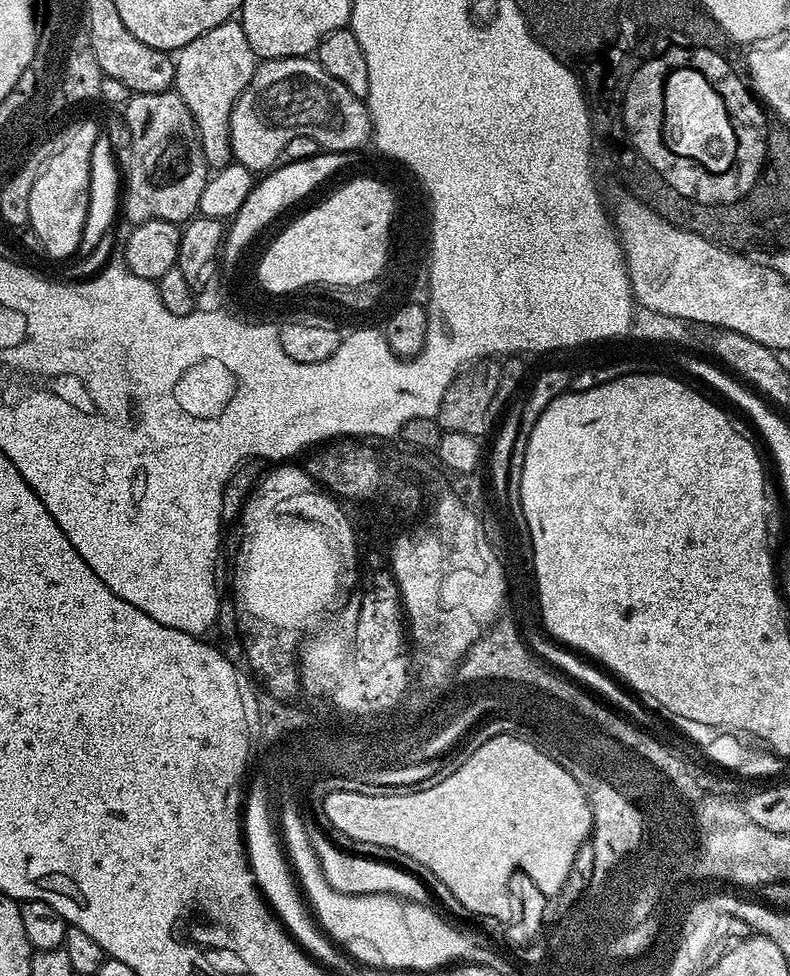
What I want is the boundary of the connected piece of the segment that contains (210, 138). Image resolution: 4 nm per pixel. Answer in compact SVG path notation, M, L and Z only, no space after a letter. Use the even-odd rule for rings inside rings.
M231 19L222 26L214 26L214 30L206 30L206 34L194 38L194 42L175 53L174 59L174 88L180 93L194 118L204 162L212 170L225 168L232 160L230 114L242 90L250 82L250 78L254 78L258 63L256 51L250 46L243 26Z

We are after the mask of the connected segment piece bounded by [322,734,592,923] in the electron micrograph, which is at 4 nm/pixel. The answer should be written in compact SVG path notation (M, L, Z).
M503 734L475 745L473 752L449 776L421 792L414 790L401 796L377 794L372 790L334 792L322 800L322 810L342 834L350 834L358 842L374 842L378 846L390 846L390 850L402 850L414 862L422 862L426 870L434 870L450 886L458 902L480 896L477 916L487 918L491 912L504 912L510 923L517 921L522 914L522 900L519 895L508 893L512 882L508 868L524 868L544 896L555 897L574 866L575 855L592 835L592 812L574 777L558 762L541 756L527 738L519 740L516 736L519 735Z

